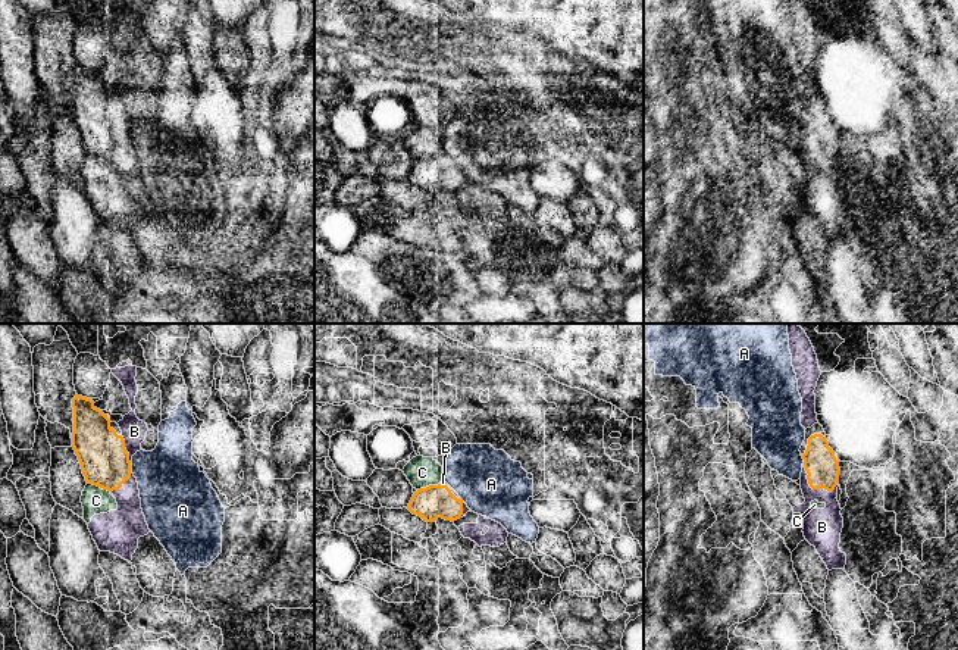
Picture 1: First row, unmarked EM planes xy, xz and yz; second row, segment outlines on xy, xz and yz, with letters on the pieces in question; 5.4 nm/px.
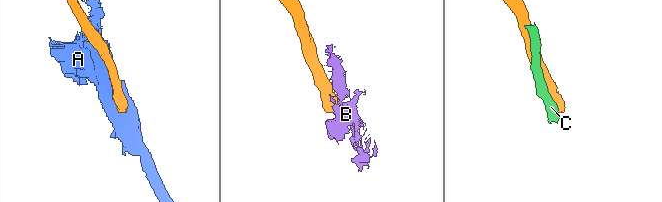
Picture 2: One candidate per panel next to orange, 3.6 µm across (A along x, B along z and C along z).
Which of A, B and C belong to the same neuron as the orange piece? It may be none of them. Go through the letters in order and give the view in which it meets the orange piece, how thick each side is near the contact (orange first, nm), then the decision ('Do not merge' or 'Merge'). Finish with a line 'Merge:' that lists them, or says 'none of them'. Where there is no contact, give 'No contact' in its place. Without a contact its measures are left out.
A: Touches orange in yz. Thickness 180 nm (orange) against 280 nm. Do not merge
B: Touches orange in yz. Thickness 180 nm (orange) against 200 nm. Do not merge
C: Touches orange in xy. Thickness 260 nm (orange) against 150 nm. Do not merge
Merge: none of them

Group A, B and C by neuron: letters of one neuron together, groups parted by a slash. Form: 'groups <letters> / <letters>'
groups A / B C

